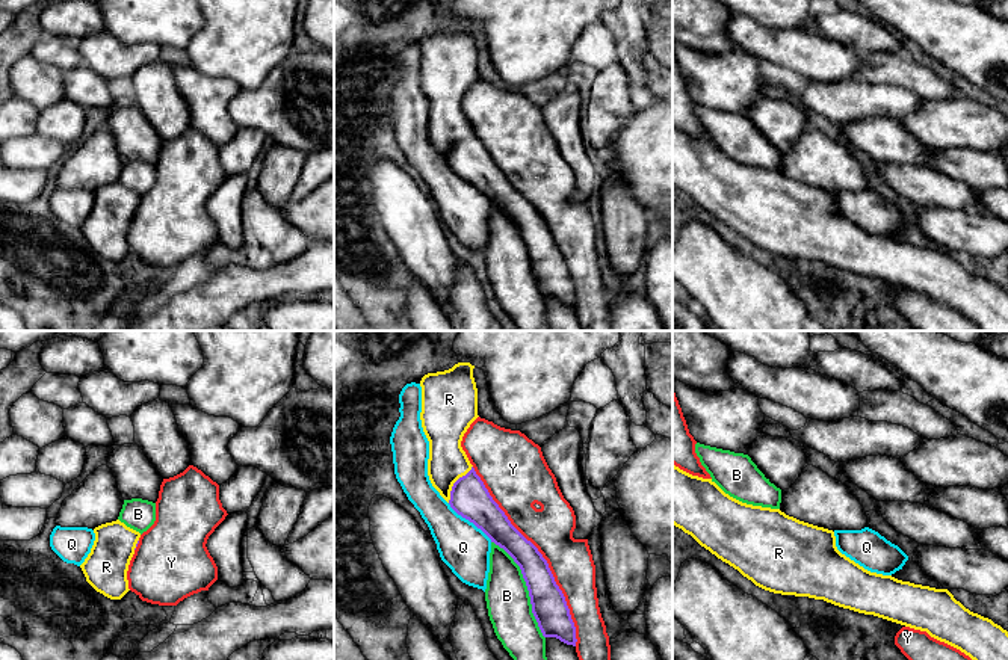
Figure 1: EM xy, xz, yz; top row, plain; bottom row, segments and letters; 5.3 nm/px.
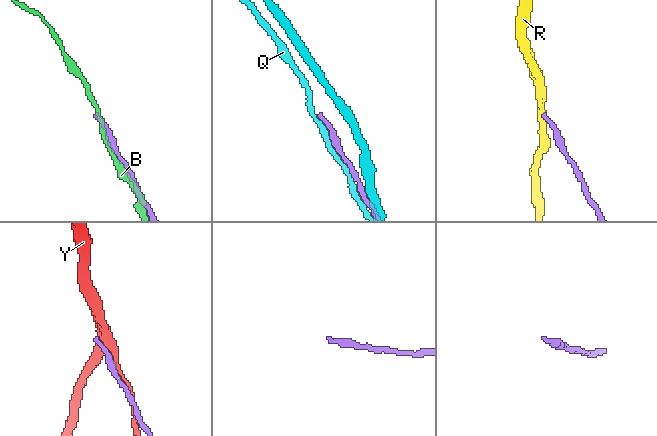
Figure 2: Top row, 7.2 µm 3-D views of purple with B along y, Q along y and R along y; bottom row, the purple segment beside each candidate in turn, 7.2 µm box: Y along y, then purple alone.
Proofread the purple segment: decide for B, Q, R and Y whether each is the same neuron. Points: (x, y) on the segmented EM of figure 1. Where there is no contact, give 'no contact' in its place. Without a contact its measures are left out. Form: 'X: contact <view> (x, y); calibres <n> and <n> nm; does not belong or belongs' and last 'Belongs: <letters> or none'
B: contact xz (528, 588); calibres 190 and 240 nm; does not belong
Q: contact xz (470, 521); calibres 200 and 260 nm; does not belong
R: contact xz (454, 484); calibres 200 and 200 nm; belongs
Y: contact xz (541, 556); calibres 180 and 240 nm; does not belong
Belongs: R

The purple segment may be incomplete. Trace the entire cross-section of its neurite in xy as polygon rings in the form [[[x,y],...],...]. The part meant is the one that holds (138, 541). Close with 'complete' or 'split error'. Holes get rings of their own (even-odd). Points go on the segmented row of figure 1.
[[[119,520],[95,527],[94,533],[94,545],[80,568],[97,592],[121,600],[130,591],[127,571],[141,533]]] | split error

